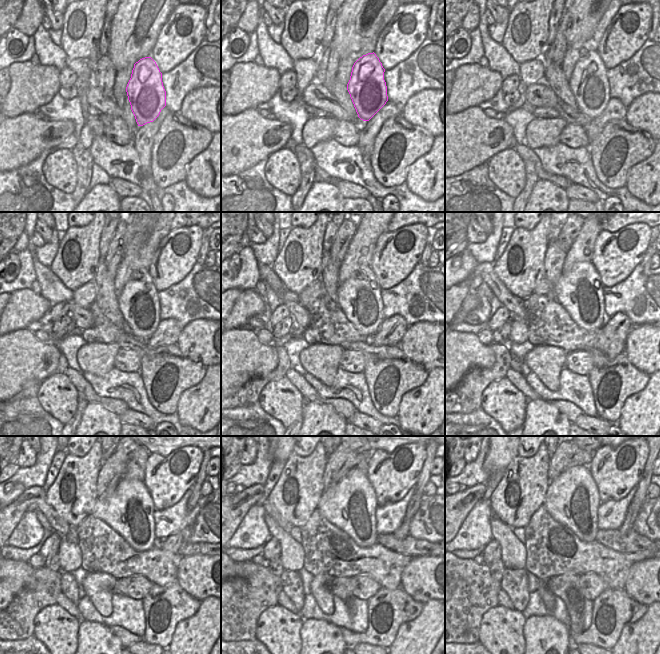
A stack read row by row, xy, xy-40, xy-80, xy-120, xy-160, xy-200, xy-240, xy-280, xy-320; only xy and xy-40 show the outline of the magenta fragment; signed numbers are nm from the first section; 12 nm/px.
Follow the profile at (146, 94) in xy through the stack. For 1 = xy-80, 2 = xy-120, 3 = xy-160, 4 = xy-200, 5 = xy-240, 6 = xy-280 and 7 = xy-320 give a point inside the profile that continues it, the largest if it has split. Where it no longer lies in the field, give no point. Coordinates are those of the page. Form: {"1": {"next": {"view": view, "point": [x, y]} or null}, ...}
{"1": {"next": {"view": "xy-80", "point": [589, 84]}}, "2": {"next": {"view": "xy-120", "point": [139, 303]}}, "3": {"next": {"view": "xy-160", "point": [359, 296]}}, "4": {"next": {"view": "xy-200", "point": [580, 291]}}, "5": {"next": {"view": "xy-240", "point": [129, 510]}}, "6": {"next": {"view": "xy-280", "point": [350, 504]}}, "7": {"next": {"view": "xy-320", "point": [572, 499]}}}

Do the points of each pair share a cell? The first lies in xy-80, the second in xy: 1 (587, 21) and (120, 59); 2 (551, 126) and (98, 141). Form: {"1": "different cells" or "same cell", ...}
{"1": "same cell", "2": "different cells"}

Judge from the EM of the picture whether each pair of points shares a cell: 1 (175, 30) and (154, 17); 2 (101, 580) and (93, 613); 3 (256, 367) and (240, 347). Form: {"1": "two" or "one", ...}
{"1": "two", "2": "two", "3": "one"}

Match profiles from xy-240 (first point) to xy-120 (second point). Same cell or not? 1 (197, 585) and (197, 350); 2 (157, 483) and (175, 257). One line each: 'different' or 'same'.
1: same
2: same

